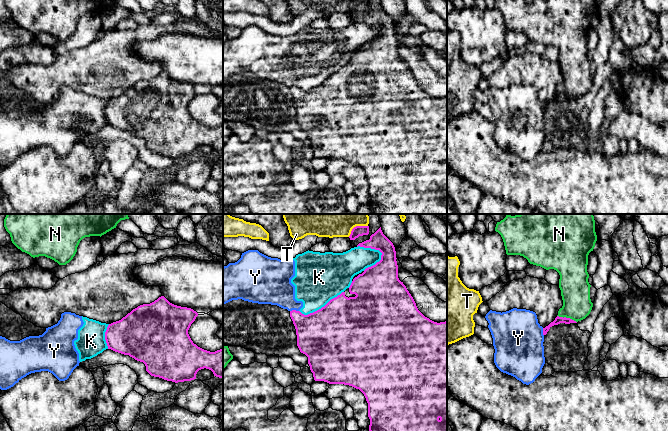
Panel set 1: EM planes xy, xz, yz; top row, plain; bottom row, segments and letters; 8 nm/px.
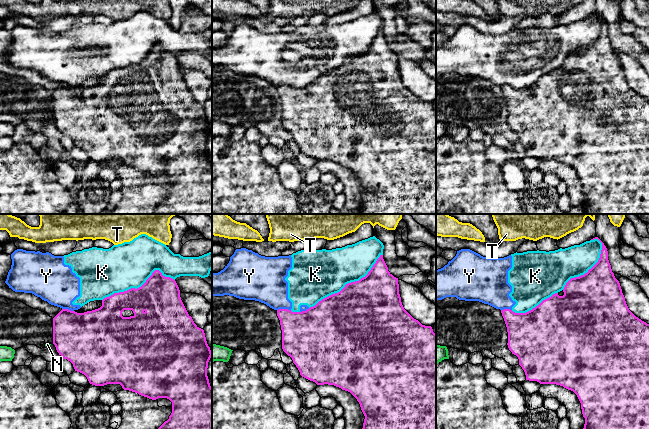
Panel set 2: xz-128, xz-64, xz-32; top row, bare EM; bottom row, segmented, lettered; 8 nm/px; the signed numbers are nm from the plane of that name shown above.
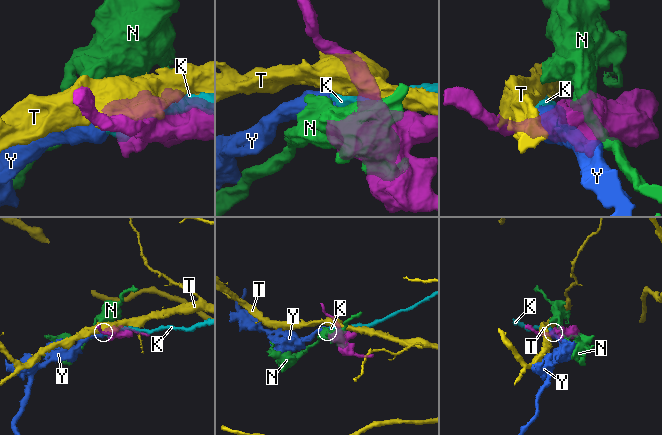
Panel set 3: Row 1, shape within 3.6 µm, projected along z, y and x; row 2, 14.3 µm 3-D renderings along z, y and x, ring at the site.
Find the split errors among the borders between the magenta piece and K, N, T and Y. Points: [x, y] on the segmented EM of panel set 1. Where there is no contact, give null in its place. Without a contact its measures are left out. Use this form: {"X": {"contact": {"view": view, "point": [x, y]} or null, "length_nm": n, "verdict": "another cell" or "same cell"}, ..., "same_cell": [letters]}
{"K": {"contact": {"view": "xz", "point": [372, 248]}, "length_nm": 220, "verdict": "another cell"}, "N": {"contact": {"view": "yz", "point": [567, 318]}, "length_nm": 170, "verdict": "another cell"}, "T": {"contact": {"view": "xz", "point": [356, 226]}, "length_nm": 180, "verdict": "another cell"}, "Y": {"contact": {"view": "xz", "point": [294, 310]}, "length_nm": 70, "verdict": "another cell"}, "same_cell": []}

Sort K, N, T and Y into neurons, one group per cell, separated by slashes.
K Y / N / T

